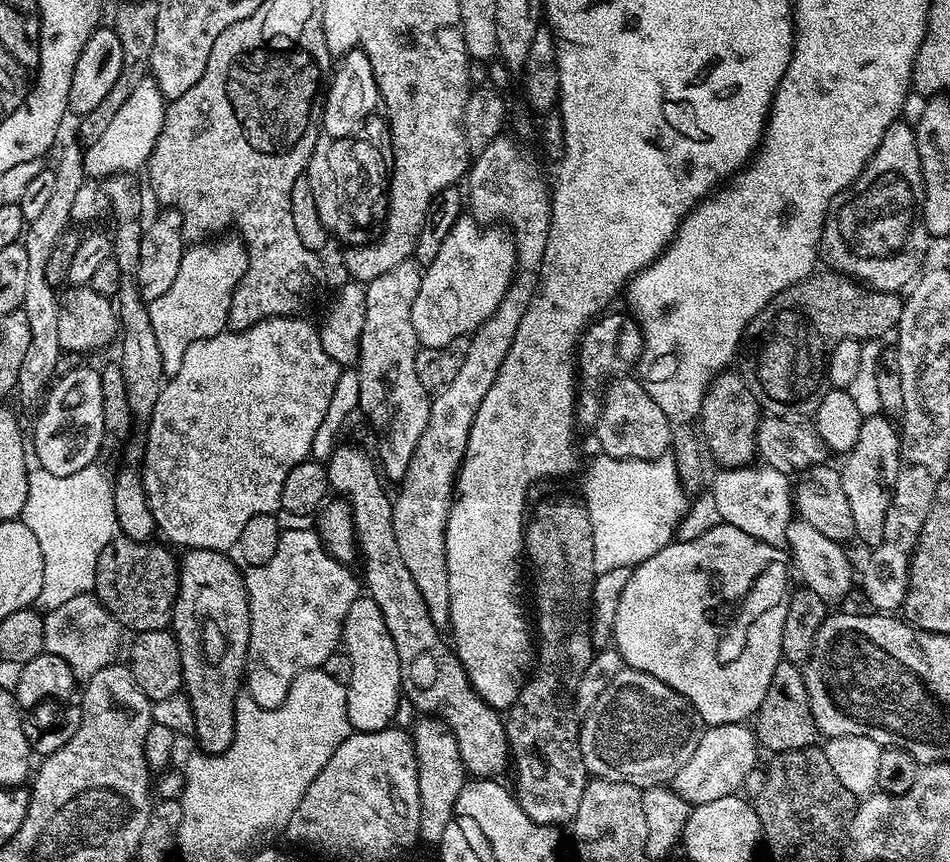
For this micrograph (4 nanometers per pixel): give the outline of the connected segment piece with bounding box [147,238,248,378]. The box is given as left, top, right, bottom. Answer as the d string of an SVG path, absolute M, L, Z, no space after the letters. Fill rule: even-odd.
M239 238L224 240L221 244L196 242L185 247L184 257L178 266L178 274L170 288L147 305L150 323L161 351L163 375L171 378L178 374L186 350L195 340L208 340L219 336L228 328L230 298L240 279L248 269L248 252Z

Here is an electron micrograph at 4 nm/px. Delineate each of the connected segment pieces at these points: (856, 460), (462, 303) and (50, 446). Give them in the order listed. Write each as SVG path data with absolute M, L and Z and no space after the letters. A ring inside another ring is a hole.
M884 414L865 416L858 430L858 442L854 442L843 457L844 464L840 468L842 490L846 490L846 499L854 514L855 539L868 544L869 549L877 548L882 542L882 534L886 530L886 510L892 501L894 482L900 469L900 432L891 422Z
M462 214L456 219L456 225L450 230L450 234L446 234L446 238L442 242L442 246L438 249L438 255L435 256L434 262L430 262L422 272L420 277L420 285L418 286L418 298L414 298L414 306L412 307L412 321L414 322L414 334L420 340L420 348L448 348L451 340L456 340L459 336L467 337L469 334L481 328L489 318L494 314L494 310L498 310L498 306L502 302L502 298L508 293L508 288L512 285L512 278L516 275L518 269L516 267L516 241L503 227L500 226L484 226L482 227L479 220L471 214Z
M95 367L70 369L56 385L52 384L47 389L43 404L44 409L36 420L32 442L30 438L31 447L32 444L36 447L36 464L56 476L74 474L83 467L95 465L100 443L106 437L99 371Z

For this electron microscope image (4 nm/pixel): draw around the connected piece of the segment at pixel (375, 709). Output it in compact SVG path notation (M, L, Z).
M361 594L350 606L344 619L342 648L343 651L348 651L348 664L352 667L348 672L348 680L346 679L348 690L346 710L353 729L370 732L389 727L393 723L392 715L396 712L396 703L402 700L402 658L394 646L394 638L390 638L390 634L386 630L382 610L378 610L378 602L374 602L371 596Z

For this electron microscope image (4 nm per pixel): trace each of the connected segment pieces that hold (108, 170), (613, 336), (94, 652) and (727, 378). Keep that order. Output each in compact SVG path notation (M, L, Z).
M145 78L134 86L134 94L126 98L126 102L114 114L110 126L102 133L102 138L91 141L83 149L84 171L89 177L105 178L116 172L131 172L143 169L147 165L154 142L162 128L166 101L164 95L158 90L155 80Z
M601 315L588 325L578 345L578 395L576 398L576 419L581 429L595 429L604 409L603 393L606 382L628 374L637 367L640 354L644 351L644 333L631 315Z
M85 594L71 598L57 609L50 610L44 619L44 649L58 654L66 666L70 666L77 681L87 682L98 670L117 659L122 629L118 621L100 605L95 595Z
M725 370L712 379L704 401L700 404L698 424L704 427L702 436L706 441L707 451L712 451L717 465L725 468L747 468L757 459L756 429L760 427L761 419L760 404L754 394L750 394L750 386L746 386L739 371Z

